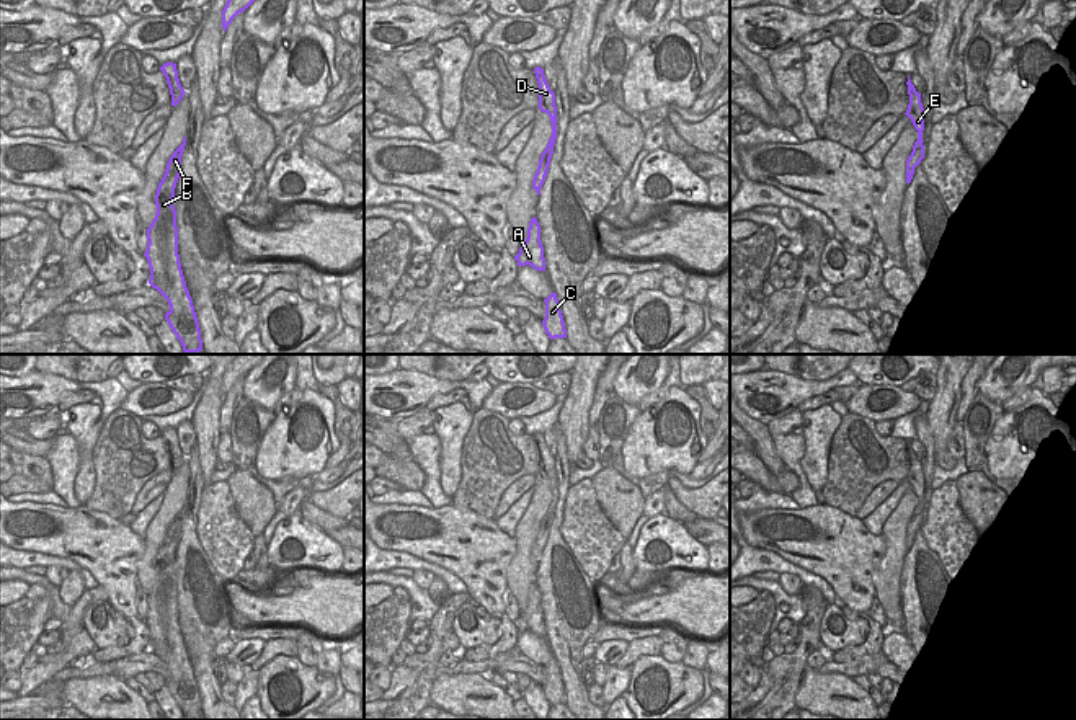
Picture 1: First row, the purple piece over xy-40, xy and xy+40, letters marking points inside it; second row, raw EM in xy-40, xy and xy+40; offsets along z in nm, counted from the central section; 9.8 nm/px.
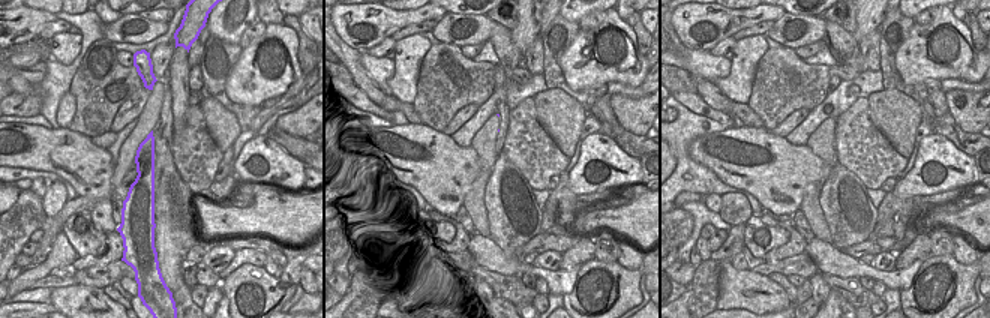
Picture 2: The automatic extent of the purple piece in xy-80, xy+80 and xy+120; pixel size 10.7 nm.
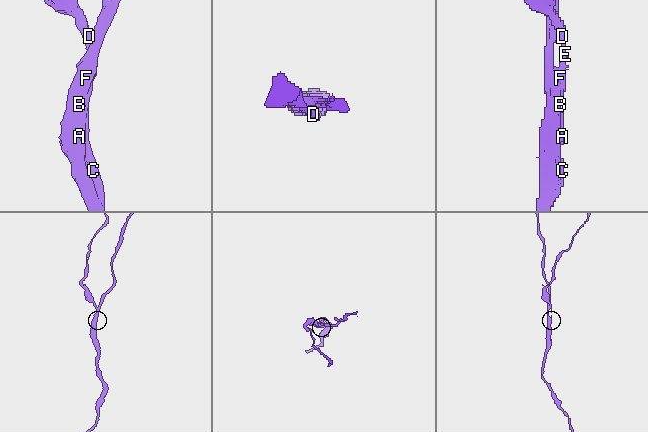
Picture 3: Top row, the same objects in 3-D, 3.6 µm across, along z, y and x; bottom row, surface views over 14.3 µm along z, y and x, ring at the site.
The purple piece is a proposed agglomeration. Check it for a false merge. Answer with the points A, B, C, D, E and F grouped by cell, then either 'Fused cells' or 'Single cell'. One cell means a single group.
Groups: A B C F / D E. Fused cells

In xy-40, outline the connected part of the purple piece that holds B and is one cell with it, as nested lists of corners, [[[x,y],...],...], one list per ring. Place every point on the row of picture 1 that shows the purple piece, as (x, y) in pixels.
[[[178,147],[167,163],[165,175],[155,194],[157,214],[147,229],[149,284],[157,289],[170,305],[165,320],[180,340],[185,353],[202,351],[199,322],[193,299],[186,287],[180,255],[176,211],[173,206],[175,188],[181,173],[183,147]]]

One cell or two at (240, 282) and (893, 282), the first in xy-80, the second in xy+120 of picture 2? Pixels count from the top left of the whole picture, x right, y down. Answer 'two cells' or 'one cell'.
two cells

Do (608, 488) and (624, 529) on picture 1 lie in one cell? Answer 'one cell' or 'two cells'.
one cell

